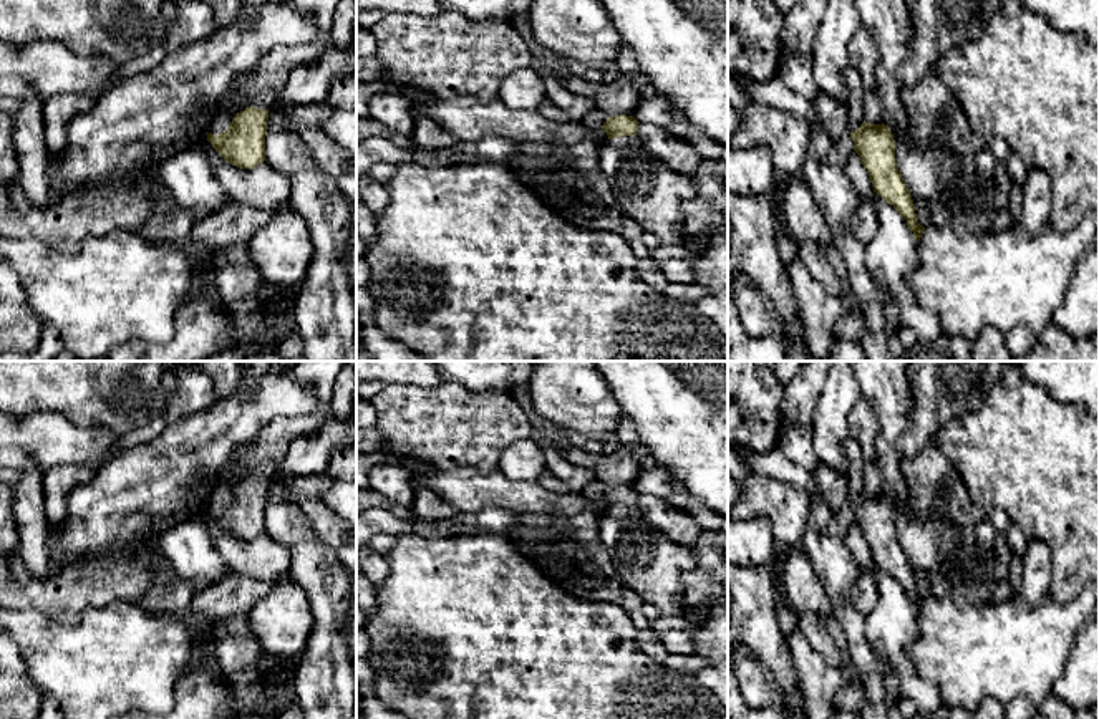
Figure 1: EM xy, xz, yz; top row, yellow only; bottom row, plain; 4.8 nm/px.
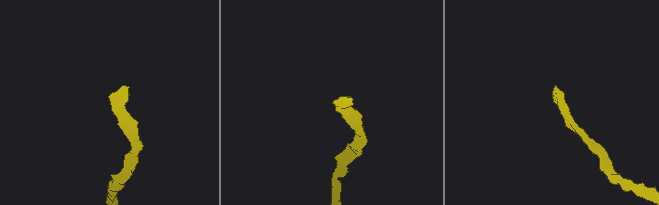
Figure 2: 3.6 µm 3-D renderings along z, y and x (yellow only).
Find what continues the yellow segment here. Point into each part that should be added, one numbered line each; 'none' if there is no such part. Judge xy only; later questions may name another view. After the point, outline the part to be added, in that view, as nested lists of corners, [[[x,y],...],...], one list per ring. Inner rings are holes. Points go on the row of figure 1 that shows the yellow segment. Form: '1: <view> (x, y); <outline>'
1: xy (271, 73); [[[287,0],[298,13],[310,17],[318,28],[312,43],[277,46],[264,55],[254,71],[234,81],[234,88],[220,103],[220,111],[211,123],[209,133],[220,134],[230,123],[230,109],[249,99],[255,108],[270,109],[275,96],[285,86],[288,75],[300,65],[320,58],[333,46],[333,15],[340,0]]]

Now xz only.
1: xz (625, 139); [[[635,134],[635,136],[613,138],[608,142],[620,144],[620,146],[632,146],[632,144],[638,144],[638,139],[637,139],[637,134]]]

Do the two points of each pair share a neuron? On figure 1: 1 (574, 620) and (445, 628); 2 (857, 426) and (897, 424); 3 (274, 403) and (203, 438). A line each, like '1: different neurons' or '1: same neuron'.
1: same neuron
2: different neurons
3: same neuron

